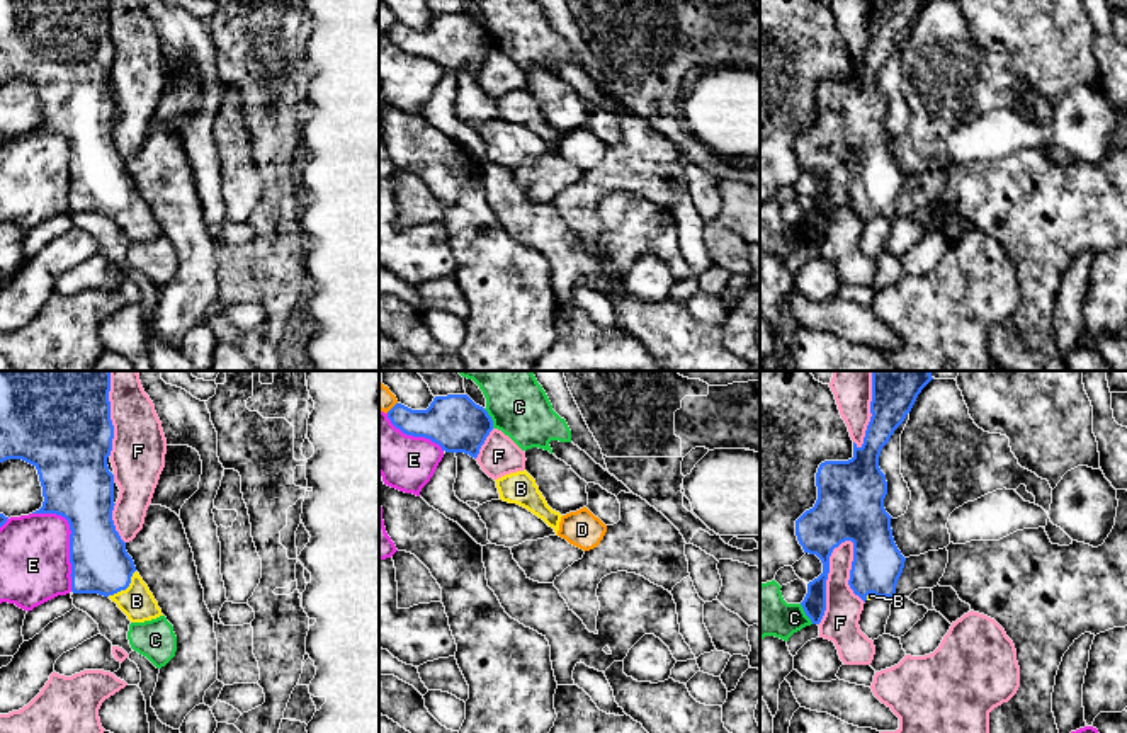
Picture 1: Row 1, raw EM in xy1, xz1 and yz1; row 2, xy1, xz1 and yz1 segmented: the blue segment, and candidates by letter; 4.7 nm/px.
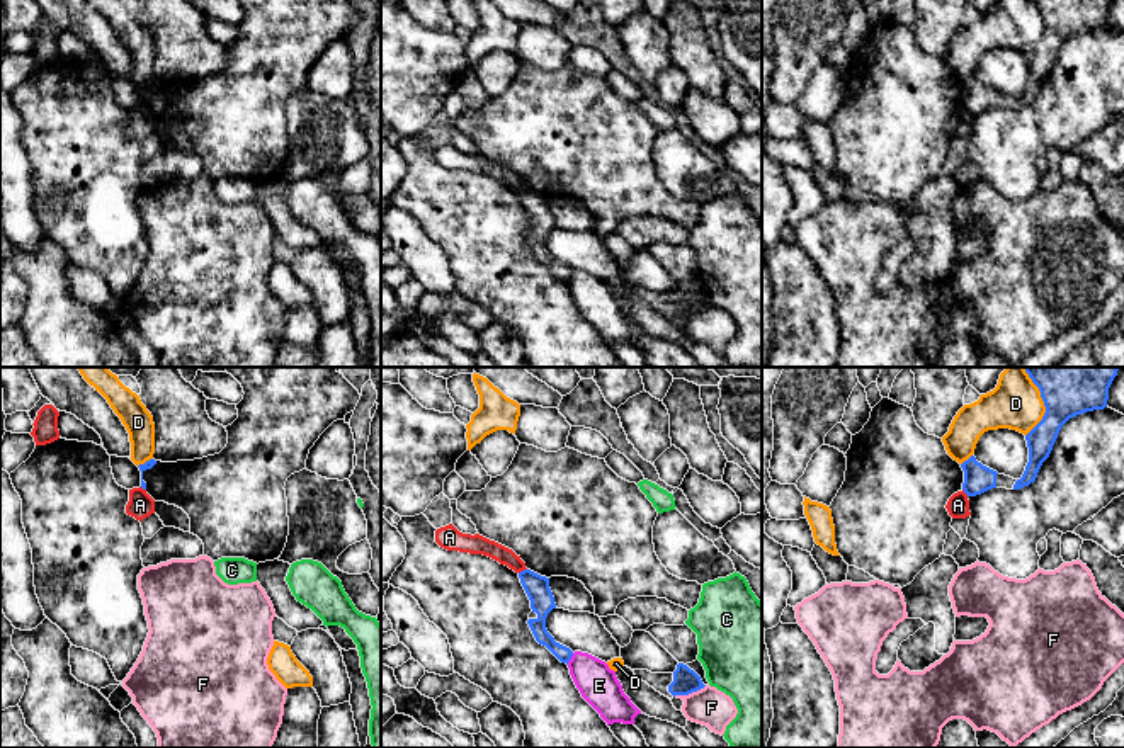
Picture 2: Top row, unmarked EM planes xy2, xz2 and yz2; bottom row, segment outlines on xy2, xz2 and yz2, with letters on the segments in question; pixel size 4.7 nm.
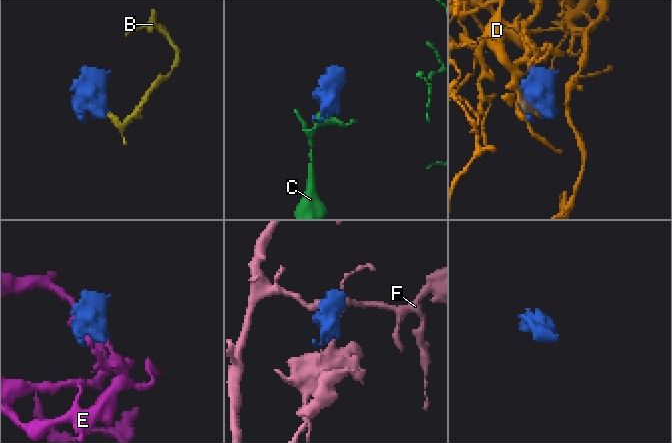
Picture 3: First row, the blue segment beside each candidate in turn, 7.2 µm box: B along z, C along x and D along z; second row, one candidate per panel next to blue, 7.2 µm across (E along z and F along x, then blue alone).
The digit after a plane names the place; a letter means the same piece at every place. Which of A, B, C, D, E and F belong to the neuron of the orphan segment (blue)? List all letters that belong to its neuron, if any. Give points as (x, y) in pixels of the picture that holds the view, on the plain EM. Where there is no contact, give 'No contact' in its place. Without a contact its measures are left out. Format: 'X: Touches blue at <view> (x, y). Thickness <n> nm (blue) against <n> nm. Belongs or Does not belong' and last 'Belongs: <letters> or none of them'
A: Touches blue at xz2 (524, 189). Thickness 120 nm (blue) against 90 nm. Does not belong
B: Touches blue at xy1 (124, 208). Thickness 280 nm (blue) against 160 nm. Belongs
C: Touches blue at xz1 (490, 38). Thickness 260 nm (blue) against 280 nm. Does not belong
D: Touches blue at yz2 (1046, 28). Thickness 190 nm (blue) against 240 nm. Does not belong
E: Touches blue at xy1 (70, 159). Thickness 320 nm (blue) against 340 nm. Does not belong
F: Touches blue at yz1 (826, 198). Thickness 240 nm (blue) against 180 nm. Does not belong
Belongs: B

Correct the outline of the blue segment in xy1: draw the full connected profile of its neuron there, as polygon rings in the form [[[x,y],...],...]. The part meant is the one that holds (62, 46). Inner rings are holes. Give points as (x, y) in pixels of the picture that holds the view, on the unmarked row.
[[[0,0],[0,82],[22,78],[32,83],[44,116],[42,126],[32,133],[56,133],[68,139],[71,211],[109,216],[131,241],[144,241],[163,233],[112,139],[109,10],[110,0]]]

